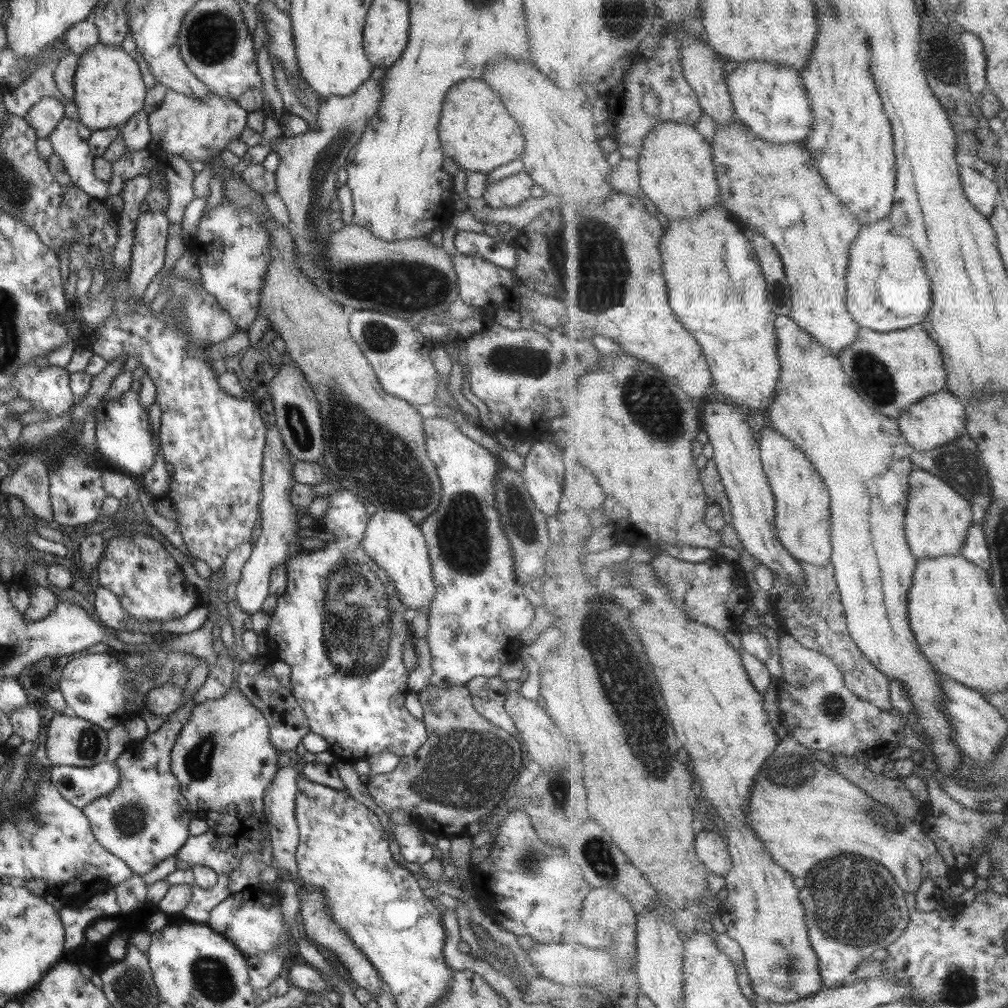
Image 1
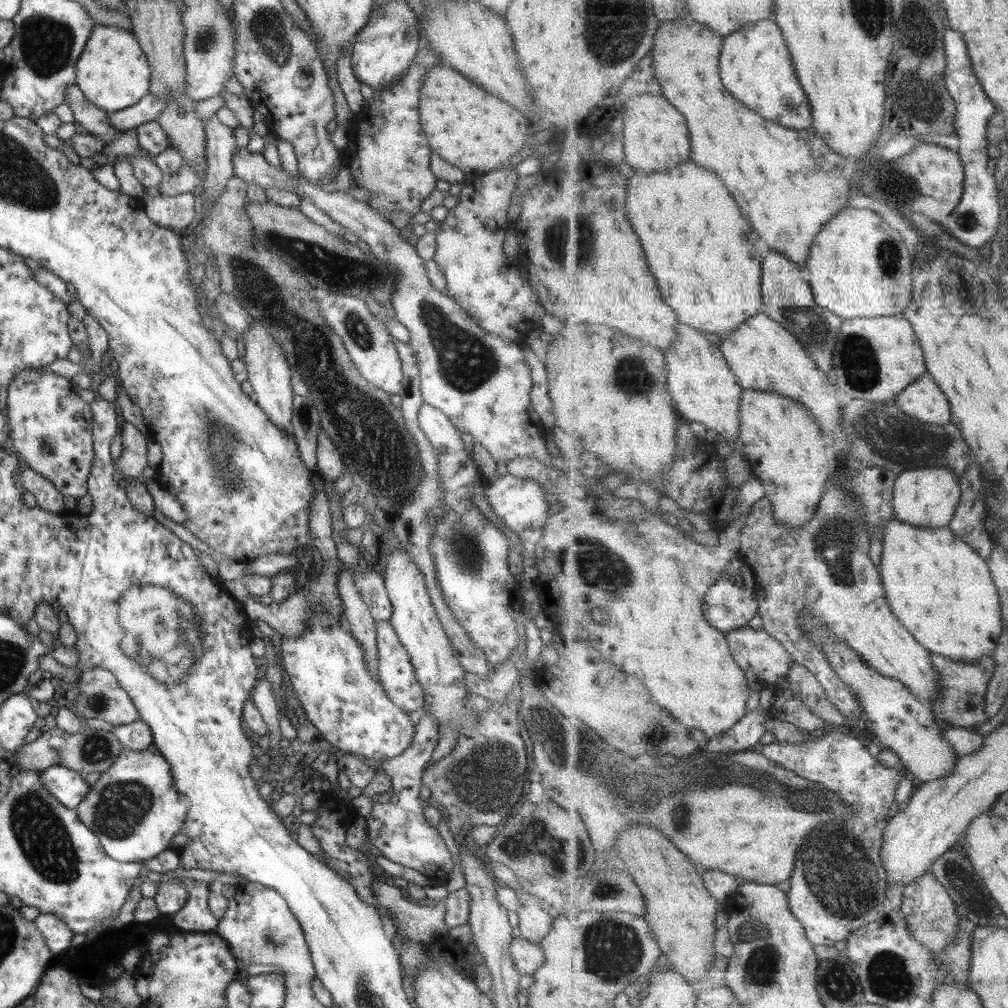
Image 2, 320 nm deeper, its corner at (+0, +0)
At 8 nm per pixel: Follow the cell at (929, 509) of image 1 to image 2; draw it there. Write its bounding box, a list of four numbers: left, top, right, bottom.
[894,466,962,527]

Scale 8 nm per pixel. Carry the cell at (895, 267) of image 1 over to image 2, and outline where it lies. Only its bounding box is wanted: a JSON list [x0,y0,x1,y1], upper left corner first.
[804,208,913,320]

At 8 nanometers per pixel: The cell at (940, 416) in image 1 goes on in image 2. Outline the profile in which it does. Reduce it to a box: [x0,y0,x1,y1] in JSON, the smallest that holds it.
[894,372,951,426]

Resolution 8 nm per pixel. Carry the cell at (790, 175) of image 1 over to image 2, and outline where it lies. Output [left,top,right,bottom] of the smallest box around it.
[652,17,857,268]

